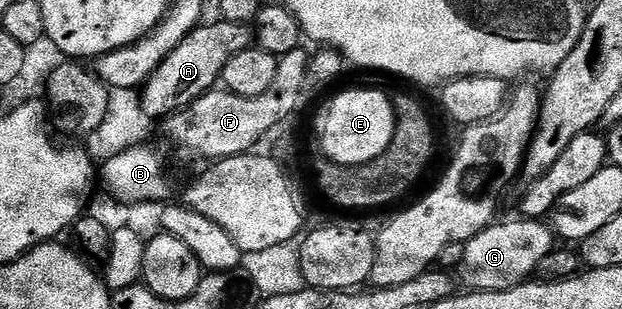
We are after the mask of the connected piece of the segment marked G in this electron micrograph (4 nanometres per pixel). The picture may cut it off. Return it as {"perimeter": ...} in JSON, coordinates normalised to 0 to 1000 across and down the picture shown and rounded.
{"perimeter":[[[830,712],[818,715],[814,728],[794,722],[748,783],[749,812],[738,867],[738,909],[749,939],[805,948],[849,913],[862,887],[873,825],[879,825],[892,799],[892,757],[875,712]]]}

